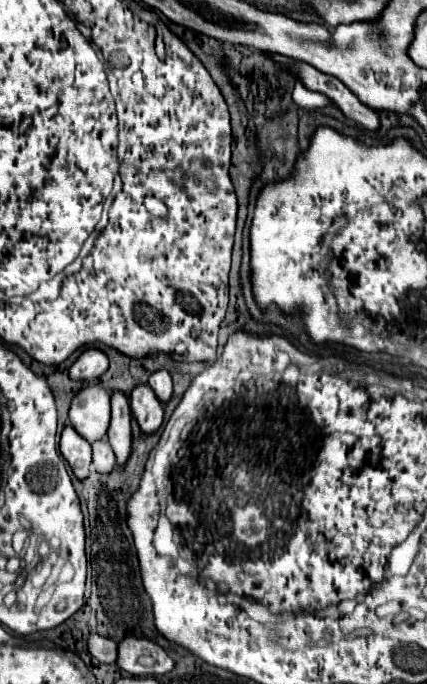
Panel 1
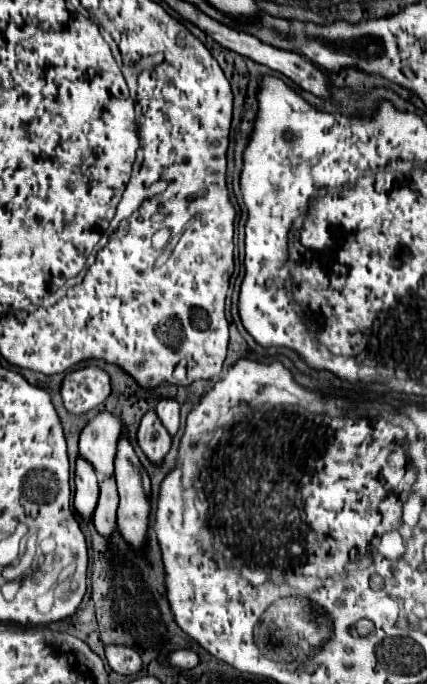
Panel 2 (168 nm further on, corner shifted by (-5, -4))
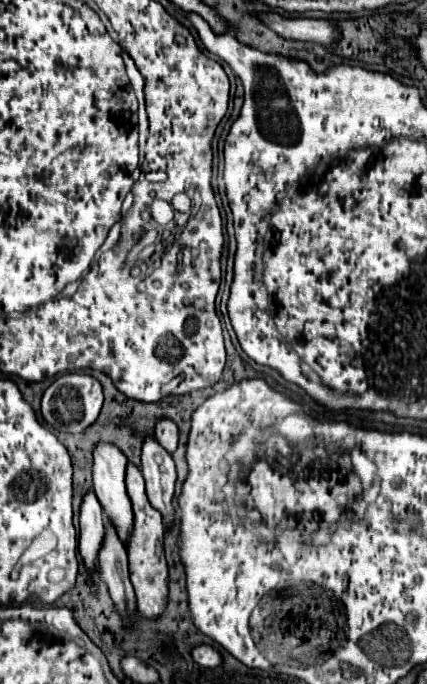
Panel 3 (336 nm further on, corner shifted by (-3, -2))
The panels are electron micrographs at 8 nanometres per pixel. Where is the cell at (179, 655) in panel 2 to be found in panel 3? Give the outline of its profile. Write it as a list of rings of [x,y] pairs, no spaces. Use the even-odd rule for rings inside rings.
[[[198,645],[192,649],[192,659],[202,667],[216,667],[220,663],[220,653],[210,645]]]

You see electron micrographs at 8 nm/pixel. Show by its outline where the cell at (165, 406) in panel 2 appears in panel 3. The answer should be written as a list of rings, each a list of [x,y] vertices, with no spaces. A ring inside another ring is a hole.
[[[162,417],[162,419],[158,419],[154,433],[156,433],[158,443],[160,443],[168,453],[174,453],[174,449],[176,449],[176,445],[178,445],[178,427],[176,427],[176,423],[174,423],[172,419]]]

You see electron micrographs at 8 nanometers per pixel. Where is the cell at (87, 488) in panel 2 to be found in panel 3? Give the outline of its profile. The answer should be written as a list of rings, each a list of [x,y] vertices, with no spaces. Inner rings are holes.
[[[88,491],[80,503],[80,555],[86,567],[92,571],[96,567],[98,549],[104,537],[104,511],[98,503],[94,491]]]

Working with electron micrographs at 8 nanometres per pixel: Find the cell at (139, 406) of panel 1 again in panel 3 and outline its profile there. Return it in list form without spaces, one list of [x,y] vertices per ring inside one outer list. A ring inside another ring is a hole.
[[[154,435],[142,437],[142,475],[146,479],[146,493],[150,503],[166,517],[172,517],[172,497],[176,469],[172,455],[156,443]]]

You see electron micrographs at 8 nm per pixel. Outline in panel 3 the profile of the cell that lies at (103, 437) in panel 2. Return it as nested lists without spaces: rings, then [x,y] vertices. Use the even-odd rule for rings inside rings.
[[[96,443],[92,449],[94,465],[92,465],[92,483],[94,493],[106,515],[114,521],[120,539],[128,537],[132,525],[132,507],[124,487],[124,471],[126,471],[126,455],[114,443]]]

